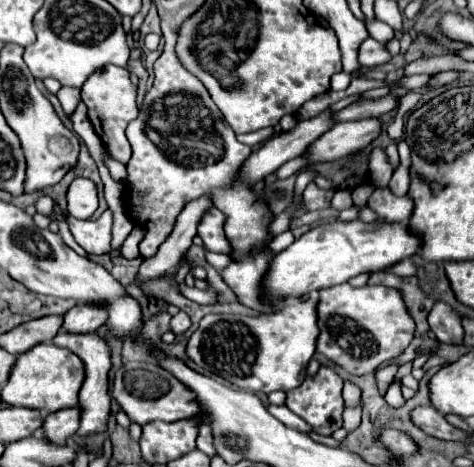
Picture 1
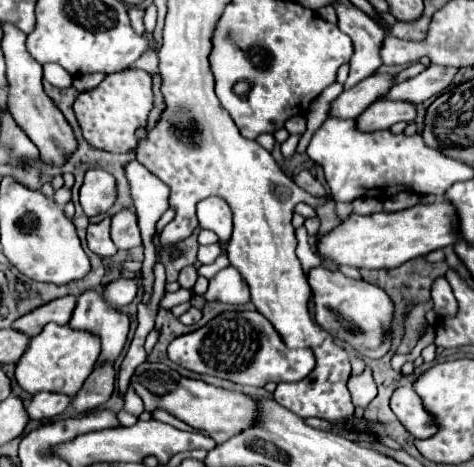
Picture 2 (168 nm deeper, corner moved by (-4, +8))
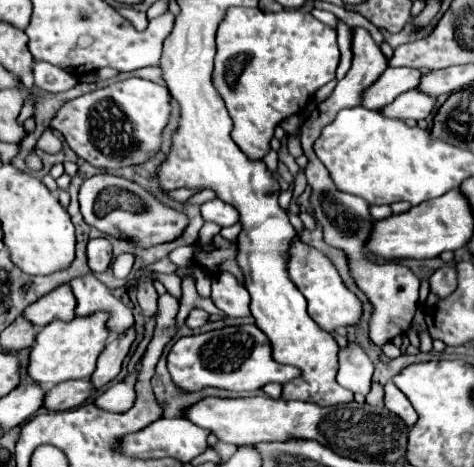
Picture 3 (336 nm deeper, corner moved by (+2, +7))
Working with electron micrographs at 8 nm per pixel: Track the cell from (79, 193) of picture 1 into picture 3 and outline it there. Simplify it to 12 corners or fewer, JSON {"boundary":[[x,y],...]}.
{"boundary":[[110,173],[86,179],[88,225],[142,247],[180,237],[188,219]]}

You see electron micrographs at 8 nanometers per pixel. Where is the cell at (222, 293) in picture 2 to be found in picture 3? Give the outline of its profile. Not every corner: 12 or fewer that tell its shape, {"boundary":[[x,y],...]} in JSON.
{"boundary":[[232,273],[212,277],[212,301],[230,317],[250,315],[250,295]]}

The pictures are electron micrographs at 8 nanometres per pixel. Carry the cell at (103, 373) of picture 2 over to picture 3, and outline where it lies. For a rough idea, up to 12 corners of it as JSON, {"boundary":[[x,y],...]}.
{"boundary":[[134,329],[118,335],[98,357],[88,379],[94,391],[120,373],[134,341]]}

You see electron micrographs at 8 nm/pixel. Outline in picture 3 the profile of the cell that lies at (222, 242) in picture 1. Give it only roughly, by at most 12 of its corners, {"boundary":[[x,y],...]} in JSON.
{"boundary":[[220,199],[200,205],[204,221],[230,227],[238,221],[238,211]]}

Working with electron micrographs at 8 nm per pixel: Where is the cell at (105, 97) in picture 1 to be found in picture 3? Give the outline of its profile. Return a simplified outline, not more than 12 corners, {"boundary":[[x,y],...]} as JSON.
{"boundary":[[130,77],[52,119],[104,169],[144,163],[170,117],[168,89]]}

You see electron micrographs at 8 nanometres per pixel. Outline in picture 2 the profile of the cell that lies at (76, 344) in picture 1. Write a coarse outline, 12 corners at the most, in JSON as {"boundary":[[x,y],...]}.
{"boundary":[[102,292],[78,296],[70,326],[96,332],[100,362],[114,362],[126,344],[130,318]]}

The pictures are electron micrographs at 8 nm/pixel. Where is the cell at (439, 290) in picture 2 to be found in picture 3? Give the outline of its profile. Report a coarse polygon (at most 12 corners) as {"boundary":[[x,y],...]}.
{"boundary":[[444,265],[430,275],[430,291],[448,297],[456,289],[456,269]]}

